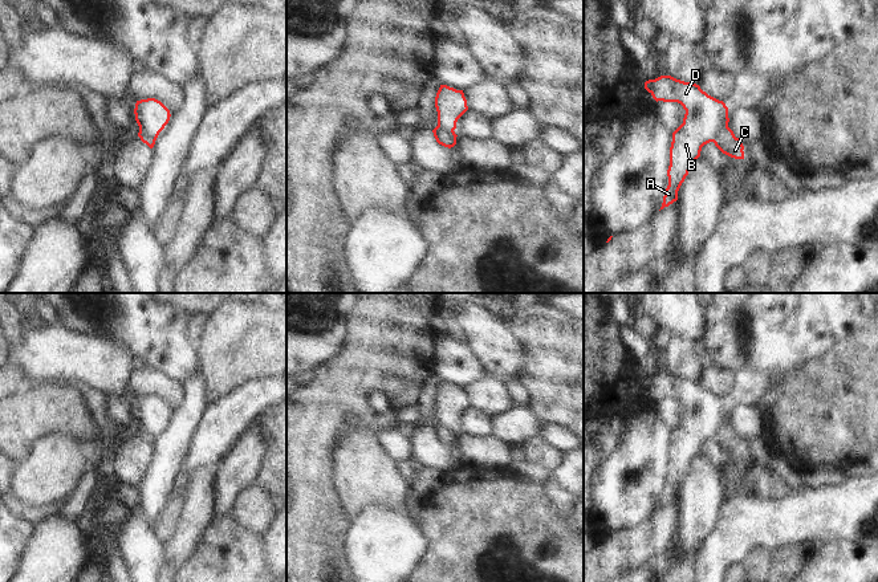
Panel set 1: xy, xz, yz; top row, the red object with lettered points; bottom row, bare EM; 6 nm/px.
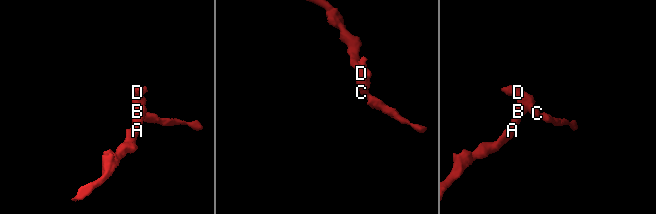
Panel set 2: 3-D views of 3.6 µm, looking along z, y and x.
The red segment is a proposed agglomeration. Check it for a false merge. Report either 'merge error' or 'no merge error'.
merge error

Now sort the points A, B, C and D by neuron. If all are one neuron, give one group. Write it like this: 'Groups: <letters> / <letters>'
Groups: A B D / C.

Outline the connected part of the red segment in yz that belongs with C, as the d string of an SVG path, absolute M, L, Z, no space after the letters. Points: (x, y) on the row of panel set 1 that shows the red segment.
M728 126L719 130L712 142L723 154L735 159L744 159L744 146Z

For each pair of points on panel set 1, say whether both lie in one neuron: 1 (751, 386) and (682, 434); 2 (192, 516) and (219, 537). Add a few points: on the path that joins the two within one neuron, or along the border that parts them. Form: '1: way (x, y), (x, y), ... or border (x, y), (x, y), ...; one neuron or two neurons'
1: way (734, 399), (716, 411), (711, 411), (699, 423); one neuron
2: border (215, 515), (190, 553); two neurons

